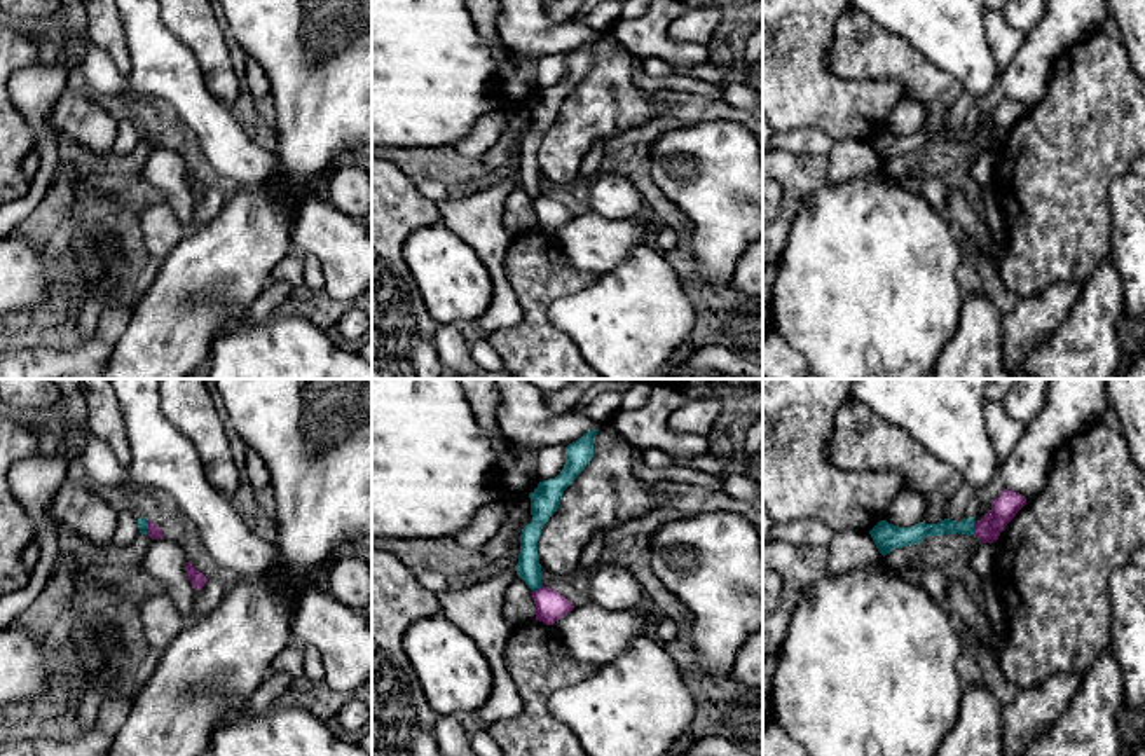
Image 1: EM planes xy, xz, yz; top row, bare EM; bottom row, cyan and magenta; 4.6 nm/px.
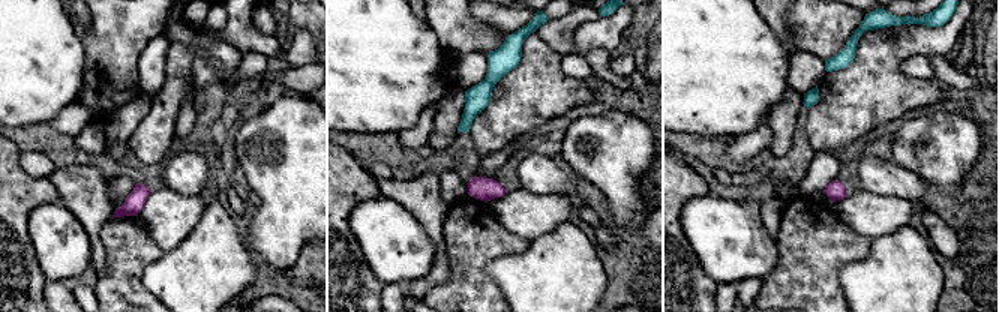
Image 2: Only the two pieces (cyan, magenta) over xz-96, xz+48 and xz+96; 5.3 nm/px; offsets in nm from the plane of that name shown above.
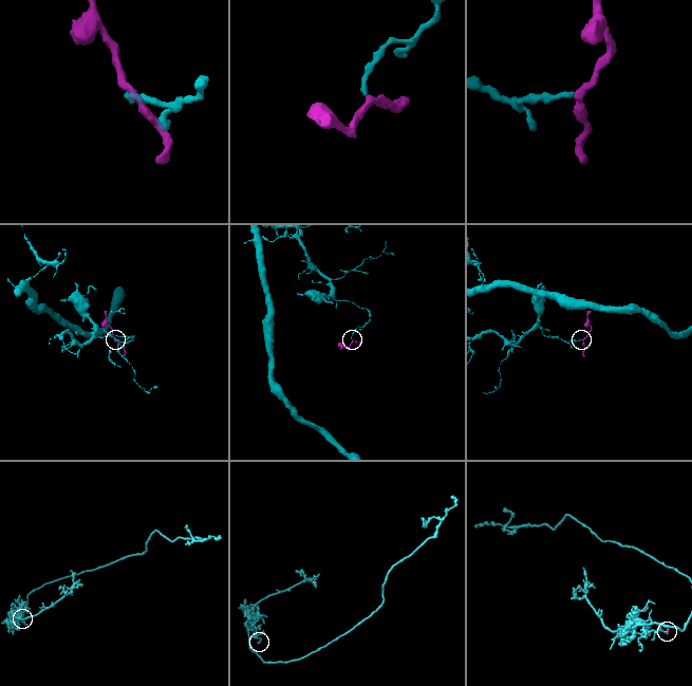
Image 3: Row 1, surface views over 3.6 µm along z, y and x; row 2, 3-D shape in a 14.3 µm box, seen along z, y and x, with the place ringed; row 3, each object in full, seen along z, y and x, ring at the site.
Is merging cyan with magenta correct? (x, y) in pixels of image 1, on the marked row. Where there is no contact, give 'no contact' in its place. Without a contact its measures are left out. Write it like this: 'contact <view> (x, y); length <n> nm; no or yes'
contact yz (974, 526); length 60 nm; no

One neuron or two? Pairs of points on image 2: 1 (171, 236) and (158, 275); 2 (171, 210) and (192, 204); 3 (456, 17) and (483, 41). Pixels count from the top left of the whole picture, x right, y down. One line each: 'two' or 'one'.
1: two
2: one
3: one

